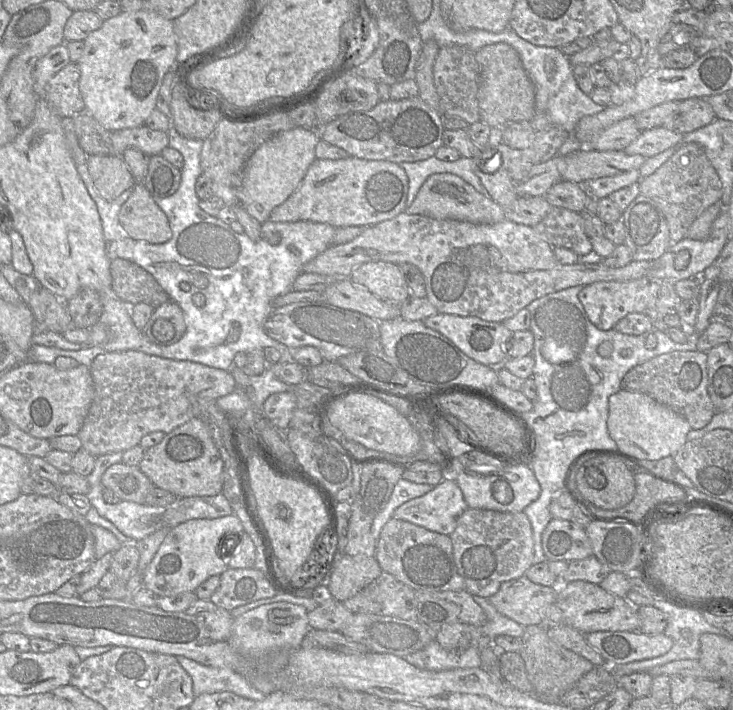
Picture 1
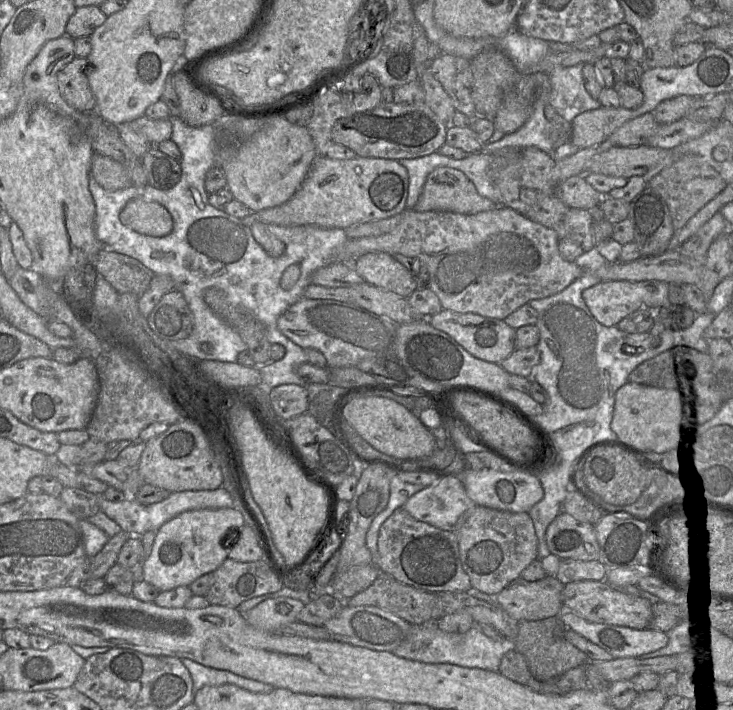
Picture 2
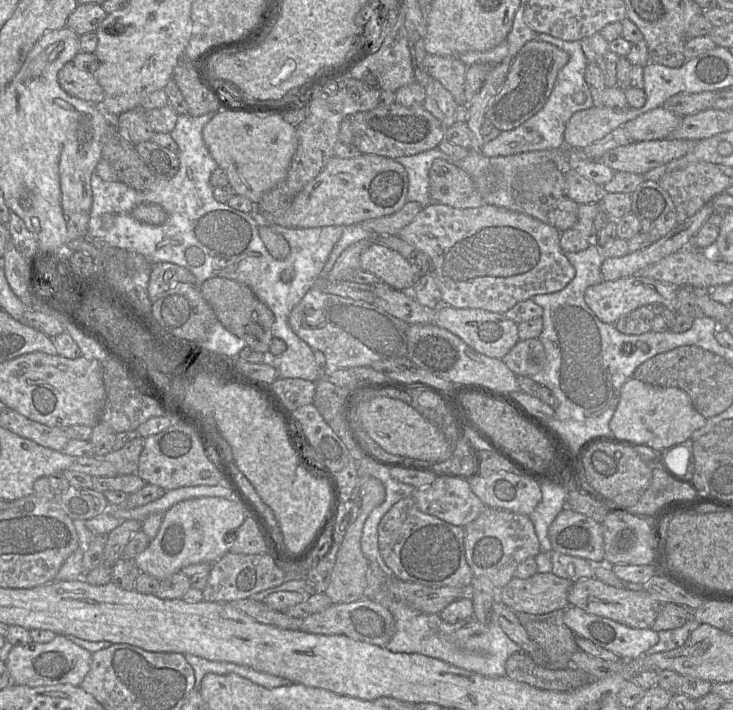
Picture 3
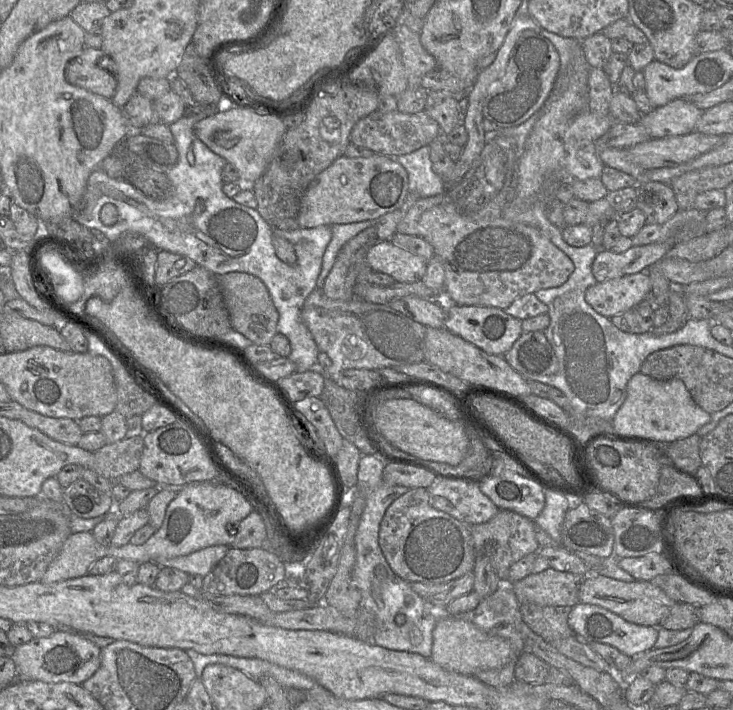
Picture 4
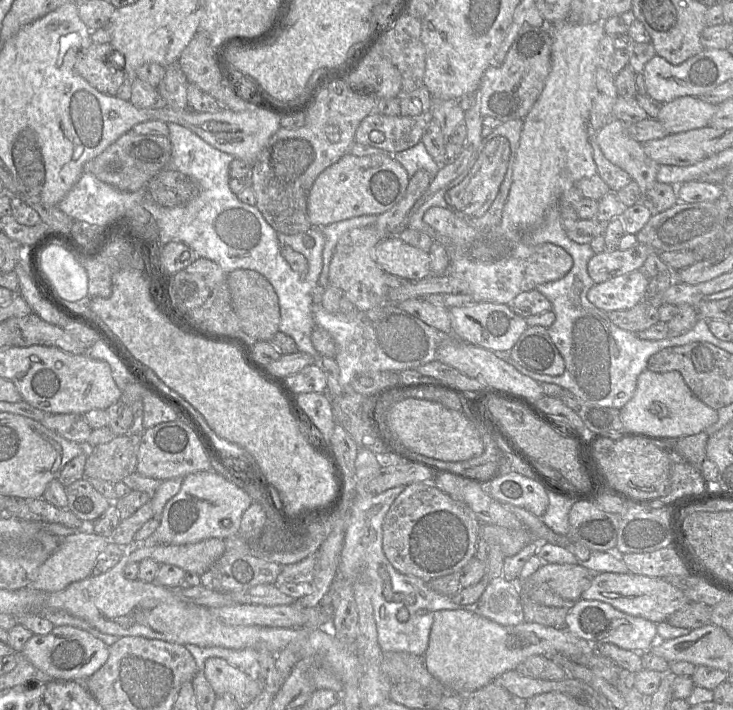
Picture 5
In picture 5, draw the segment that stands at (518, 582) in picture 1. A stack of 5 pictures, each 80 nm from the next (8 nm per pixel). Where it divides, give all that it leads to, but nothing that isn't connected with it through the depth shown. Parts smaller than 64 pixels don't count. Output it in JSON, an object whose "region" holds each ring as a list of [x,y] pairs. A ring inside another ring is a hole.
{"region":[[[543,563],[530,577],[536,583],[546,584],[563,599],[575,602],[581,599],[594,573],[580,564]]]}

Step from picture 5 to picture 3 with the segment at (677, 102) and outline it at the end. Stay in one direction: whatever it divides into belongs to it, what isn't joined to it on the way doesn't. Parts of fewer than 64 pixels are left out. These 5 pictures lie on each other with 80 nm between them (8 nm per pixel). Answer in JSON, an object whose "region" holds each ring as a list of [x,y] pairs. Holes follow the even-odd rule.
{"region":[[[660,106],[625,123],[622,127],[632,142],[651,141],[669,138],[681,120],[682,117]]]}

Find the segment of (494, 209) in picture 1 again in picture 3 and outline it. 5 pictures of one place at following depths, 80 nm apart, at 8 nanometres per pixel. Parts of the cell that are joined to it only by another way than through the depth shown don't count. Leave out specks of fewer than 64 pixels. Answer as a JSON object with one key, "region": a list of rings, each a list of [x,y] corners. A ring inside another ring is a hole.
{"region":[[[443,159],[434,160],[430,168],[429,193],[431,204],[443,204],[457,209],[478,208],[484,204],[472,178],[464,170]]]}

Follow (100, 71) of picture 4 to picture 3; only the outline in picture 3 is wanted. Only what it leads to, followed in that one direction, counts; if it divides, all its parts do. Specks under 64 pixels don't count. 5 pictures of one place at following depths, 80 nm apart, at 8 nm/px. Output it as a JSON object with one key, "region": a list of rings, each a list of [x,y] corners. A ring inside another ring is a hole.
{"region":[[[79,51],[58,72],[58,82],[69,95],[100,105],[104,99],[102,87],[89,70],[89,65],[98,62],[94,52]]]}

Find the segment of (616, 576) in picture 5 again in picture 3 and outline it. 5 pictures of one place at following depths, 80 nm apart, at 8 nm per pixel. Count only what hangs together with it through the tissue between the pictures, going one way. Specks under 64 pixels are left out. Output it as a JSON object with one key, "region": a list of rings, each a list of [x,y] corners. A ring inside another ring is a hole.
{"region":[[[596,577],[573,582],[568,592],[569,606],[577,606],[587,613],[612,619],[632,628],[648,629],[653,625],[661,603],[647,591],[616,588]]]}

